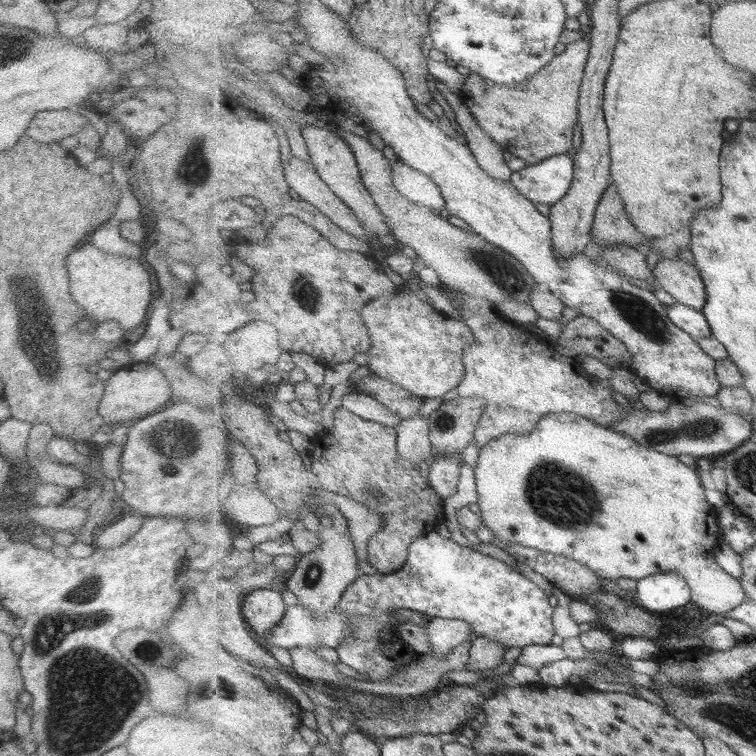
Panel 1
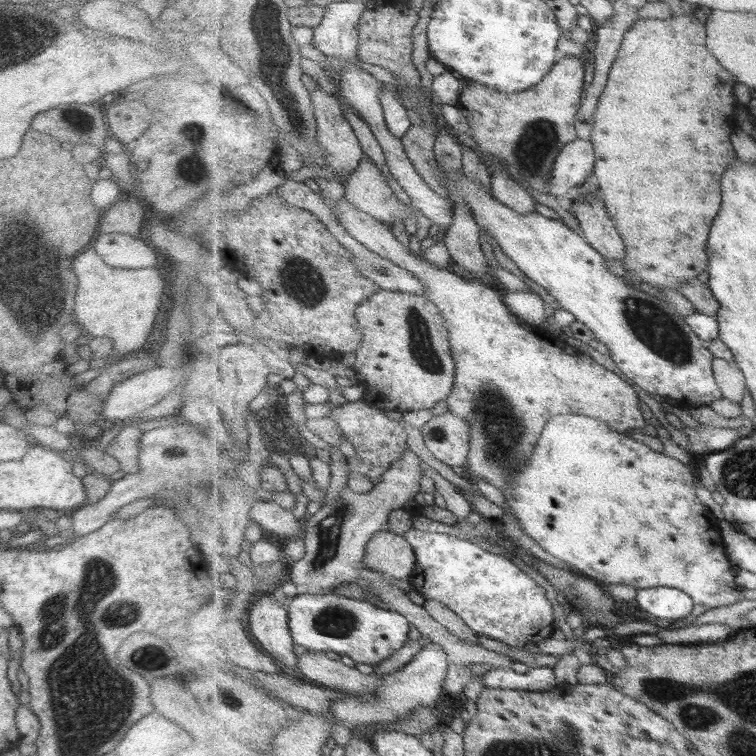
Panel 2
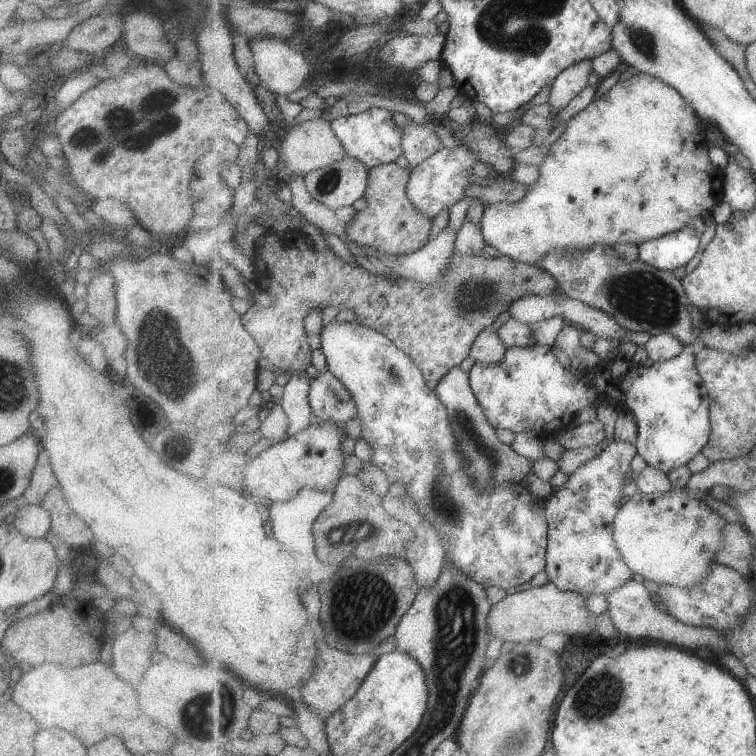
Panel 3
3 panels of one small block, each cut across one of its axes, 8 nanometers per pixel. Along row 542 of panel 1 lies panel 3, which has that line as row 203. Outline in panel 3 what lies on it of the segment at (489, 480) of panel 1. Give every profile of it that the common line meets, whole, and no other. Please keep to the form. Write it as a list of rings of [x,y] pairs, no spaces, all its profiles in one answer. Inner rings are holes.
[[[639,72],[633,74],[629,80],[618,80],[611,89],[591,102],[585,110],[569,118],[566,123],[567,128],[563,130],[555,142],[551,145],[551,154],[539,164],[539,180],[535,184],[529,184],[527,196],[521,198],[519,202],[501,202],[486,208],[482,219],[482,232],[487,245],[495,248],[501,253],[502,258],[521,262],[525,266],[535,266],[543,256],[549,252],[557,250],[561,254],[567,252],[577,252],[577,250],[589,250],[591,246],[617,246],[619,244],[637,244],[640,246],[647,240],[657,240],[666,234],[684,229],[695,217],[705,218],[708,223],[712,223],[712,213],[725,196],[725,176],[723,168],[715,166],[710,159],[710,148],[707,139],[707,130],[702,120],[698,117],[696,110],[687,102],[686,98],[663,78],[651,76],[650,73]]]

